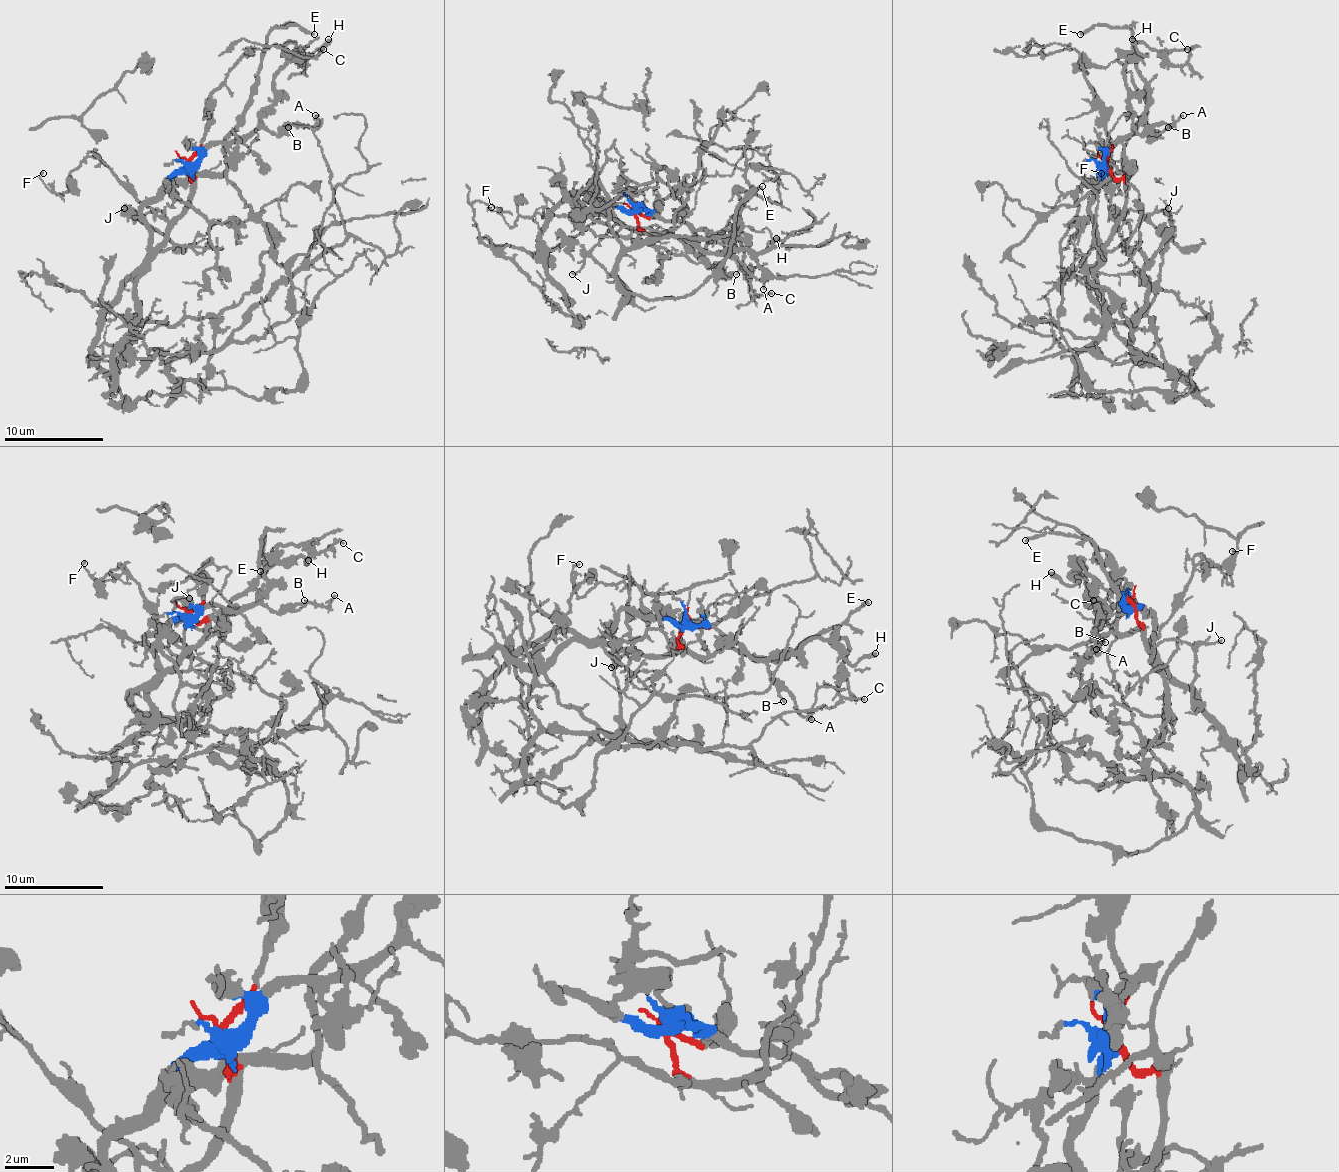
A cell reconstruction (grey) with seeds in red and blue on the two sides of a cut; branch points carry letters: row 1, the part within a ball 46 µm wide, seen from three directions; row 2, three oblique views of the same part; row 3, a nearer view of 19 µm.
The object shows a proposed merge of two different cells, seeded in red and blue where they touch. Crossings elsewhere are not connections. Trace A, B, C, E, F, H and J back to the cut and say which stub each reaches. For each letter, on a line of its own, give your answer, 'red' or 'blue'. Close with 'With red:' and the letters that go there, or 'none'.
A: blue
B: blue
C: blue
E: red
F: red
H: blue
J: red
With red: E, F, J

